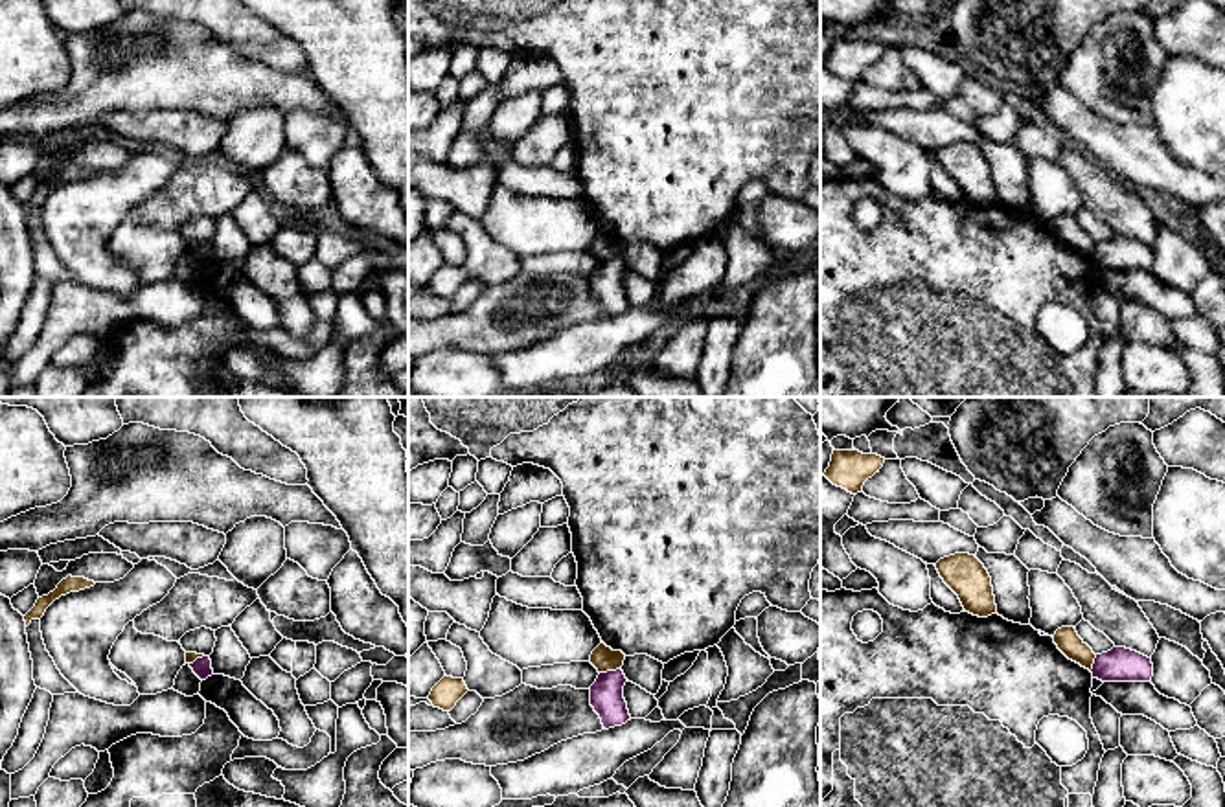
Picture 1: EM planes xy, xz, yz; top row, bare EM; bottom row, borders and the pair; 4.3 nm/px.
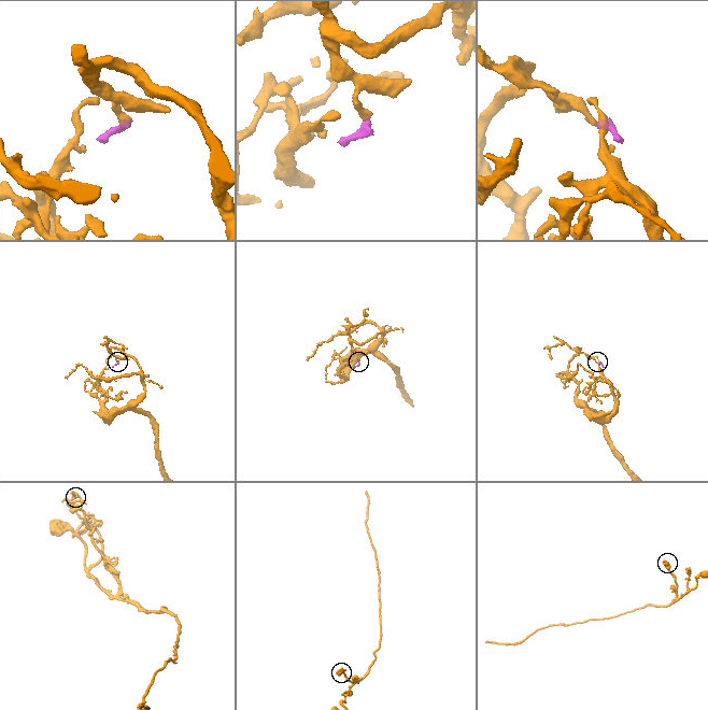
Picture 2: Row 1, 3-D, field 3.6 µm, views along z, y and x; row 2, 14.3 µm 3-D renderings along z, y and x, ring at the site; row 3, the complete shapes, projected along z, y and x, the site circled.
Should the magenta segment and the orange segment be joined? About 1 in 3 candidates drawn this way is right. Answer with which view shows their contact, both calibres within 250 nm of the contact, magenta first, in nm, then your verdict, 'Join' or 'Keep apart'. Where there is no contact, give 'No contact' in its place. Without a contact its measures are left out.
Touches magenta in xz. Thickness 140 nm (magenta) against 110 nm. Keep apart

